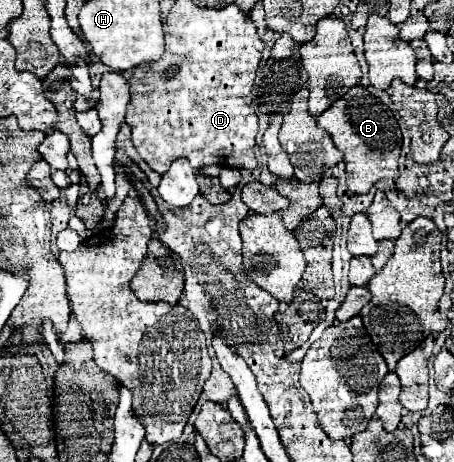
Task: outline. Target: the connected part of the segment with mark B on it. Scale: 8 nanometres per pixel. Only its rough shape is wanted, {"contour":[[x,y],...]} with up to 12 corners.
{"contour":[[355,86],[317,124],[347,186],[397,178],[407,126],[387,90]]}

